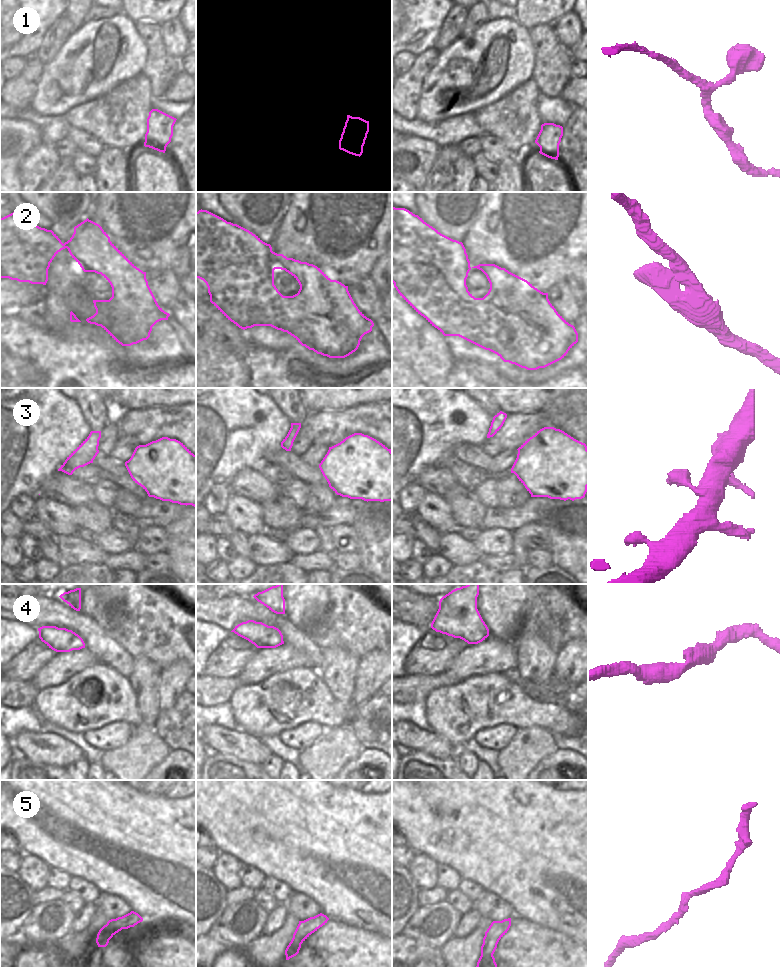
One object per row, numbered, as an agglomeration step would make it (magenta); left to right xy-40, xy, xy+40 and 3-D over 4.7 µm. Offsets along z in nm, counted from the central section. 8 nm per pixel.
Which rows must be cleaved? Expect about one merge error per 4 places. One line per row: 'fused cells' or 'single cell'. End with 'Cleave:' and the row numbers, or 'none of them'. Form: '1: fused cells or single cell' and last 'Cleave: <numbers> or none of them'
1: single cell
2: single cell
3: single cell
4: single cell
5: single cell
Cleave: none of them

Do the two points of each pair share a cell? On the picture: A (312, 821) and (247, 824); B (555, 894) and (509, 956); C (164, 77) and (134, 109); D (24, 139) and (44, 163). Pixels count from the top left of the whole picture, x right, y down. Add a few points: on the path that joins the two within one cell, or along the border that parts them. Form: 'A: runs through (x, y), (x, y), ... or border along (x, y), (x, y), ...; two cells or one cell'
A: runs through (296, 821), (263, 821); one cell
B: border along (515, 914), (553, 928), (556, 931); two cells
C: border along (141, 72), (150, 84), (150, 93), (153, 98); two cells
D: border along (41, 141), (21, 160), (19, 168); two cells

